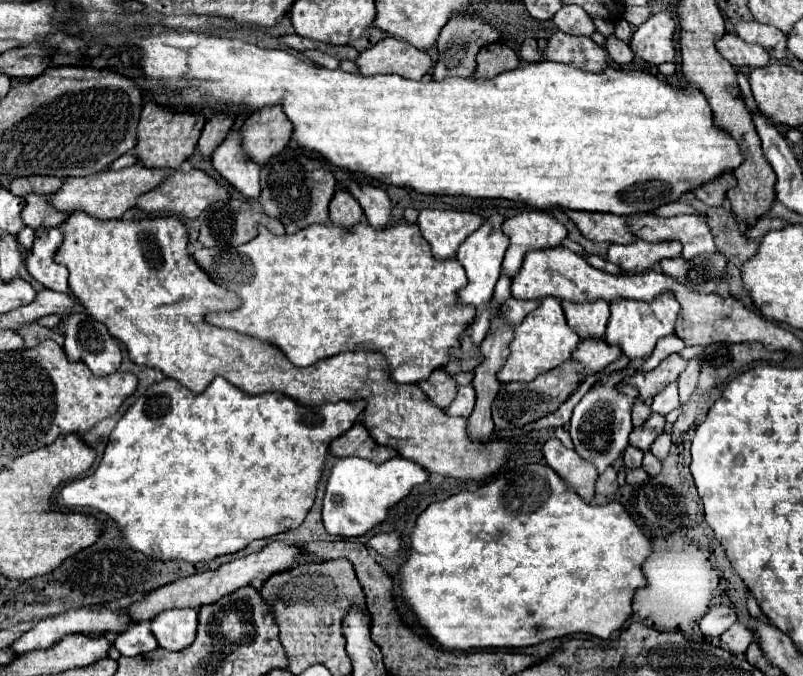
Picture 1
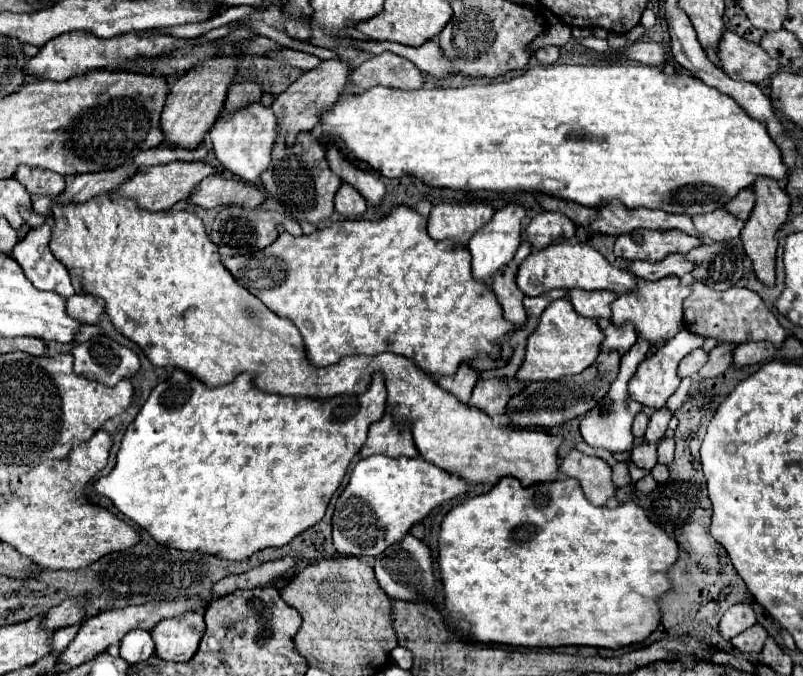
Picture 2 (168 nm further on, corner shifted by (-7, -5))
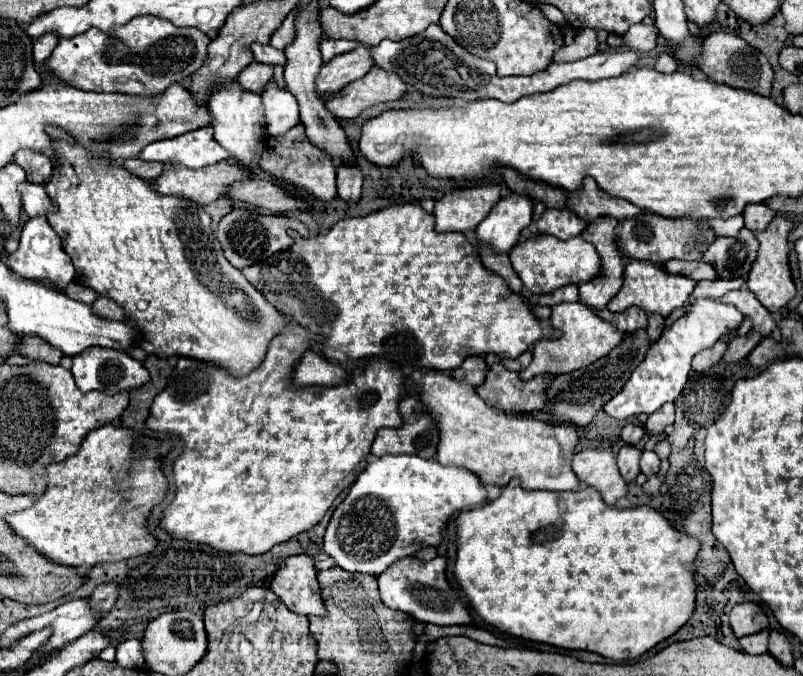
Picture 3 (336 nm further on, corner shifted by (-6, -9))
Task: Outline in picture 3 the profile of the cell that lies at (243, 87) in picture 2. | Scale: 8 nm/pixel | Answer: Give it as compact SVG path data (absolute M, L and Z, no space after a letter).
M253 61L251 65L247 65L247 67L241 71L237 83L239 83L245 91L251 91L251 93L261 95L261 93L265 91L265 85L271 81L271 77L273 77L273 67L271 67L271 65L263 65L263 63L255 63L255 61Z

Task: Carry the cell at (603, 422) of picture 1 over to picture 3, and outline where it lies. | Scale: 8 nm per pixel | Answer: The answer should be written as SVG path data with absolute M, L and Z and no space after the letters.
M649 319L647 323L647 335L649 335L649 343L655 343L663 333L663 319Z

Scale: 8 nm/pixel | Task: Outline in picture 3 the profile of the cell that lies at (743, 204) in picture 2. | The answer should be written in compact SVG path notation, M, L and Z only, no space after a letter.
M749 203L743 209L743 217L745 217L745 227L751 231L761 231L767 227L769 219L773 217L773 209L769 209L765 203Z

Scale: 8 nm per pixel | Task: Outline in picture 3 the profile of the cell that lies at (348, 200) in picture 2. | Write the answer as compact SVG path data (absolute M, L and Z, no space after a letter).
M337 167L337 195L345 203L357 203L361 199L363 175L357 167Z

